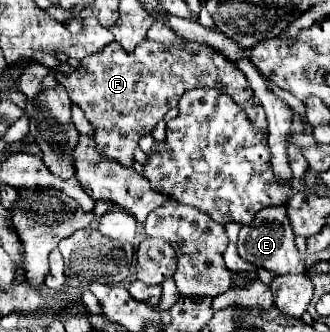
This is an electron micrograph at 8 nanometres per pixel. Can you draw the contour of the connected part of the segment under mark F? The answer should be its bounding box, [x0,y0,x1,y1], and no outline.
[56,39,268,167]

